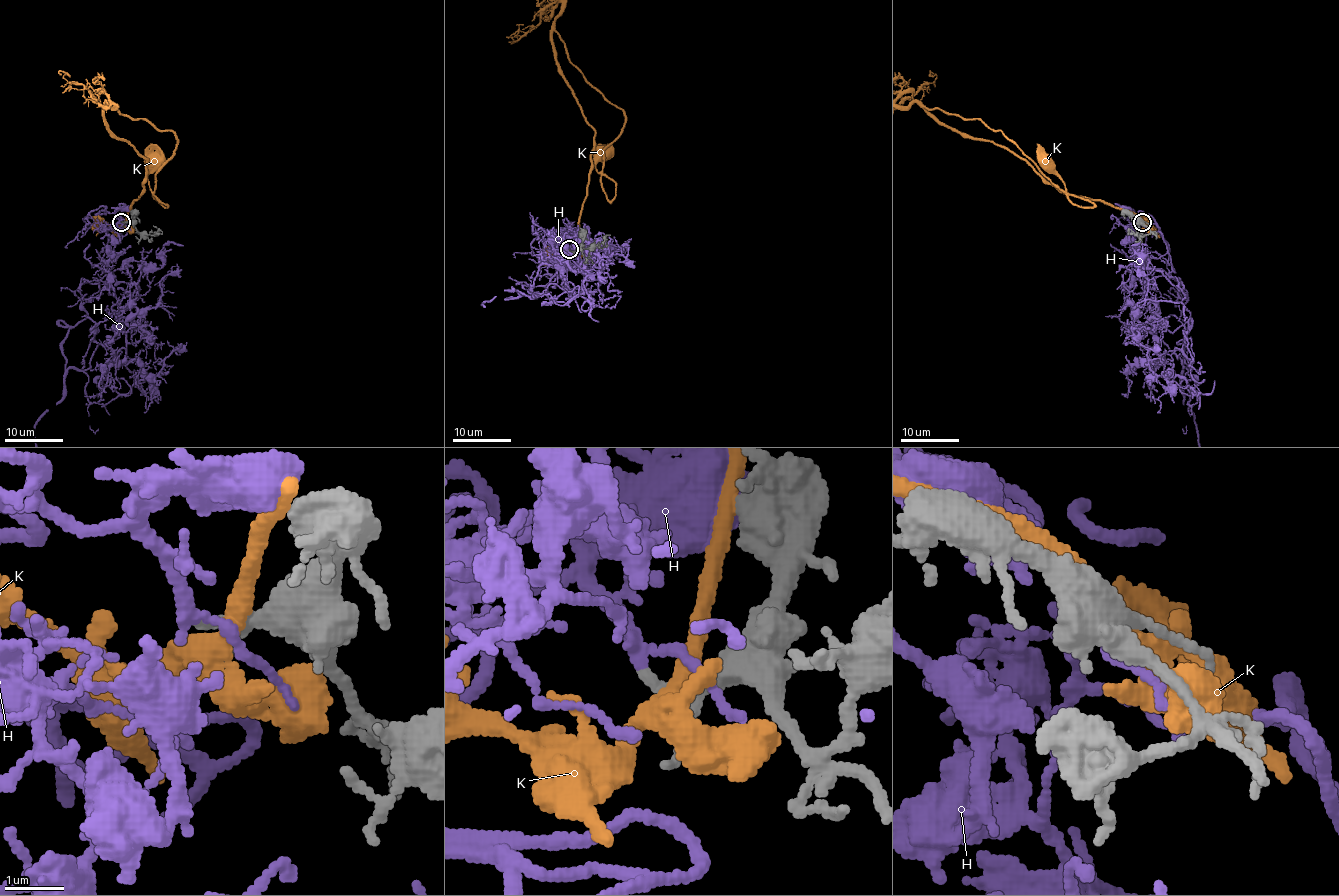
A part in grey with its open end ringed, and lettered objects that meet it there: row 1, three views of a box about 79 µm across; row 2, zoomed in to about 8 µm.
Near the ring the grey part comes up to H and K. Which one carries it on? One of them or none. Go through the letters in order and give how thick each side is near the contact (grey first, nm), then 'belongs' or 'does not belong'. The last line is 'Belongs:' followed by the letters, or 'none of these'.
H: calibres 150 and 200 nm; belongs
K: calibres 280 and 320 nm; does not belong
Belongs: H

